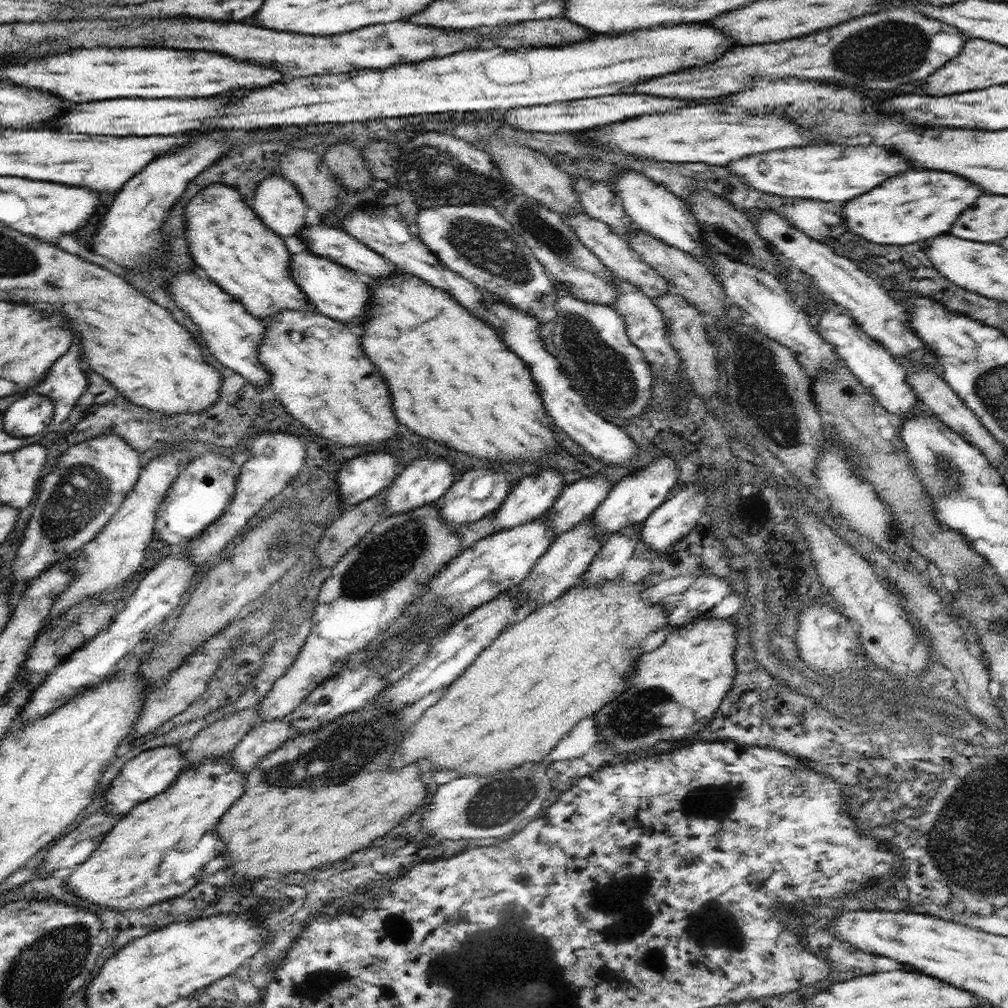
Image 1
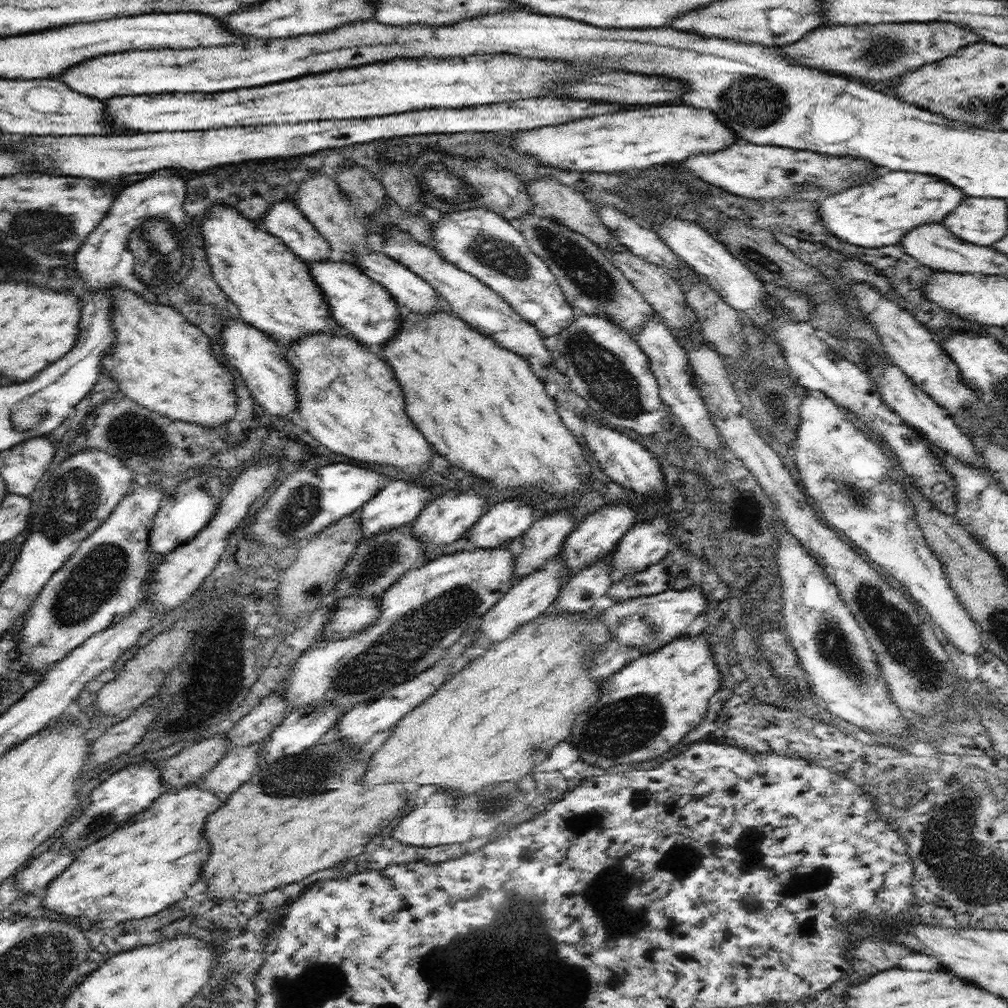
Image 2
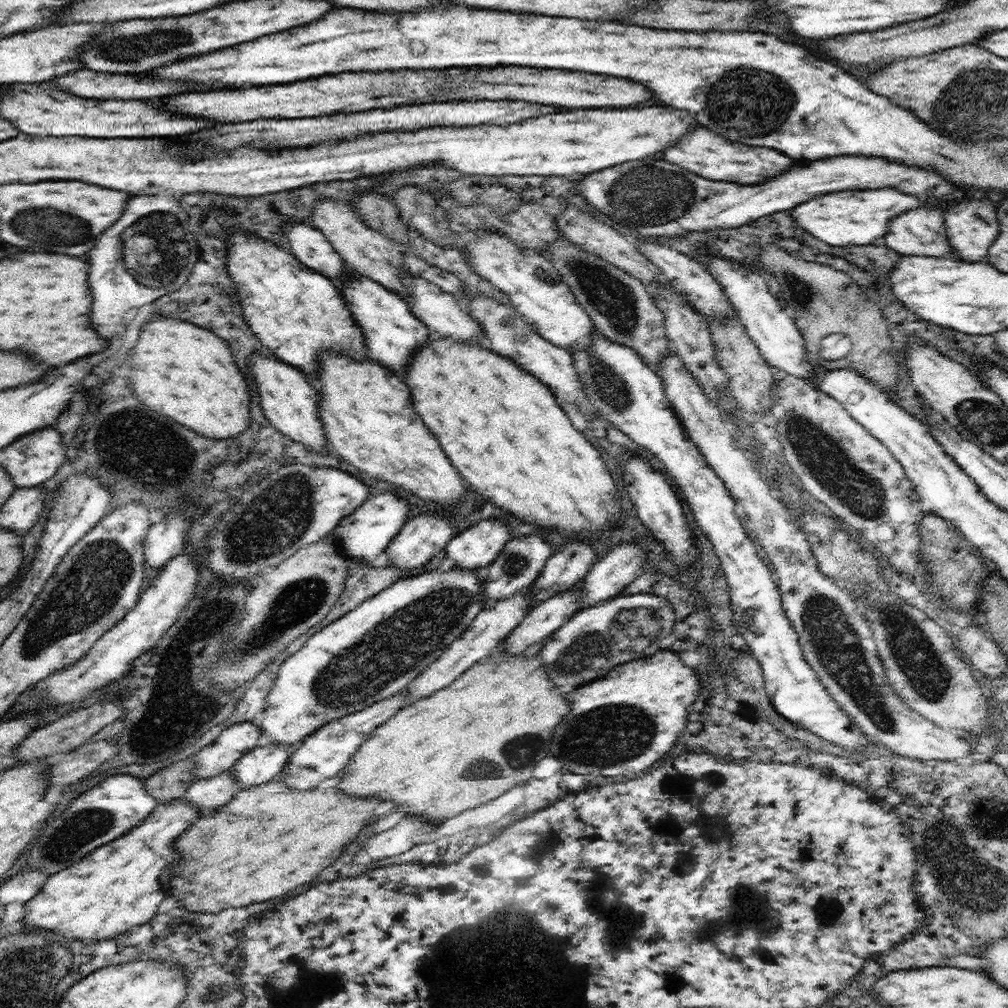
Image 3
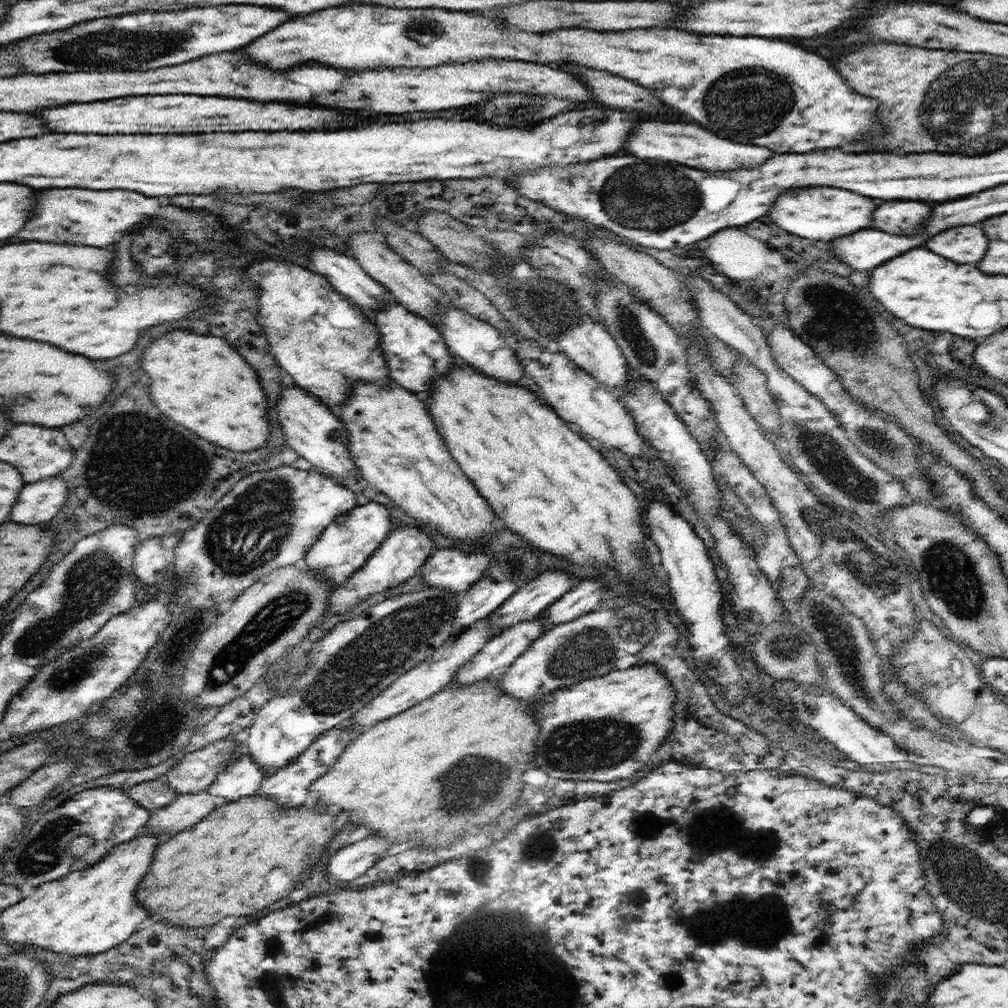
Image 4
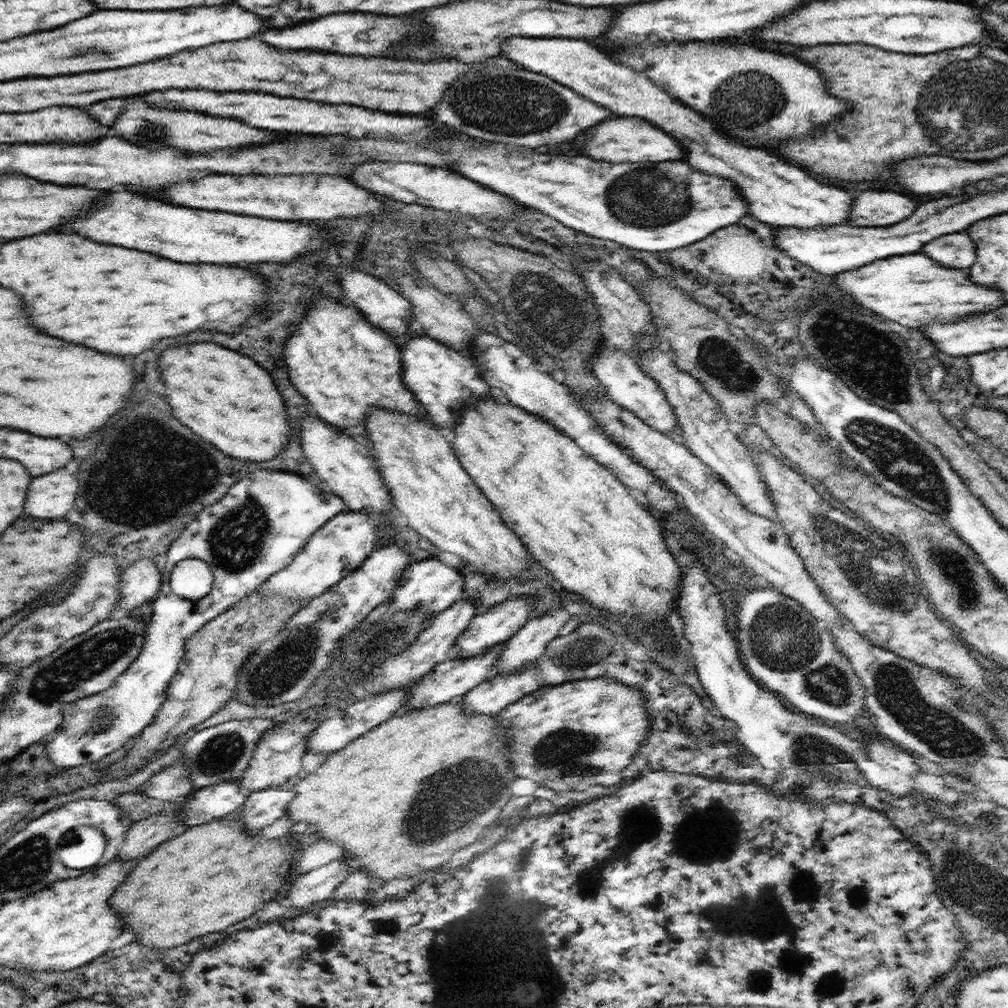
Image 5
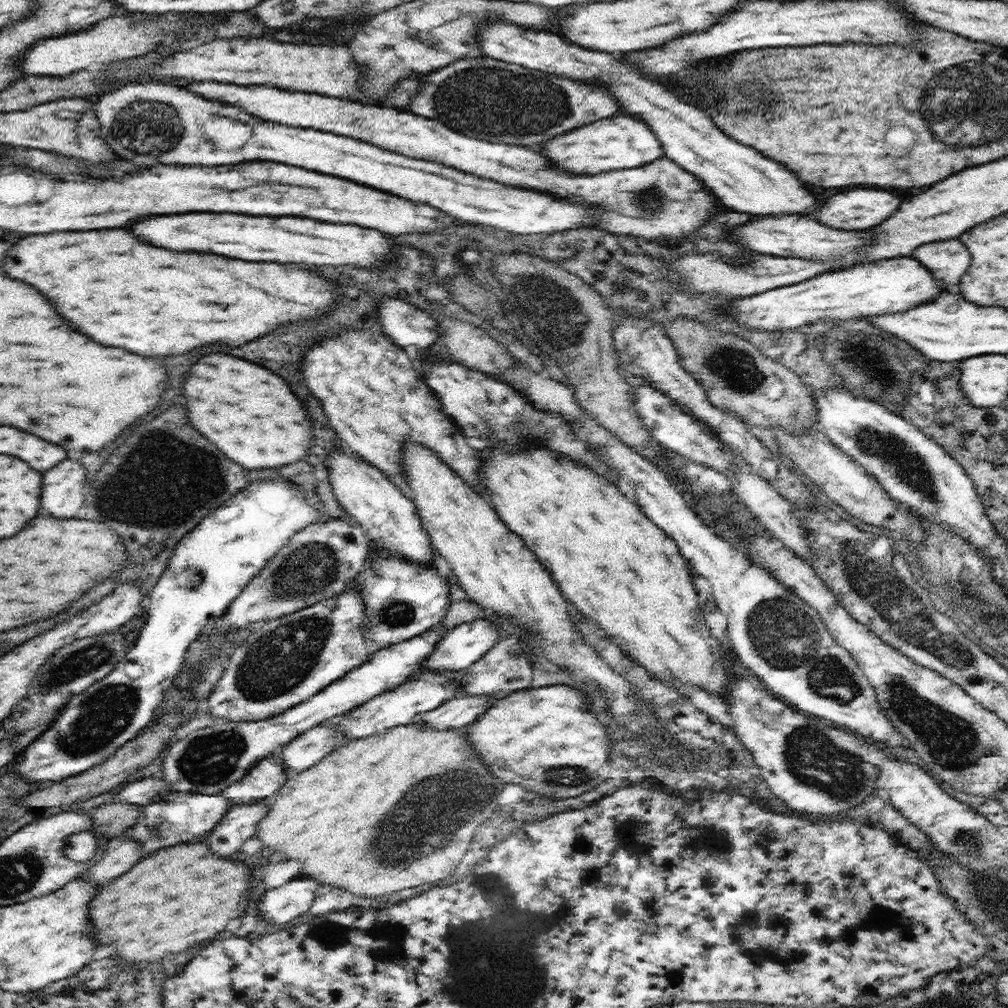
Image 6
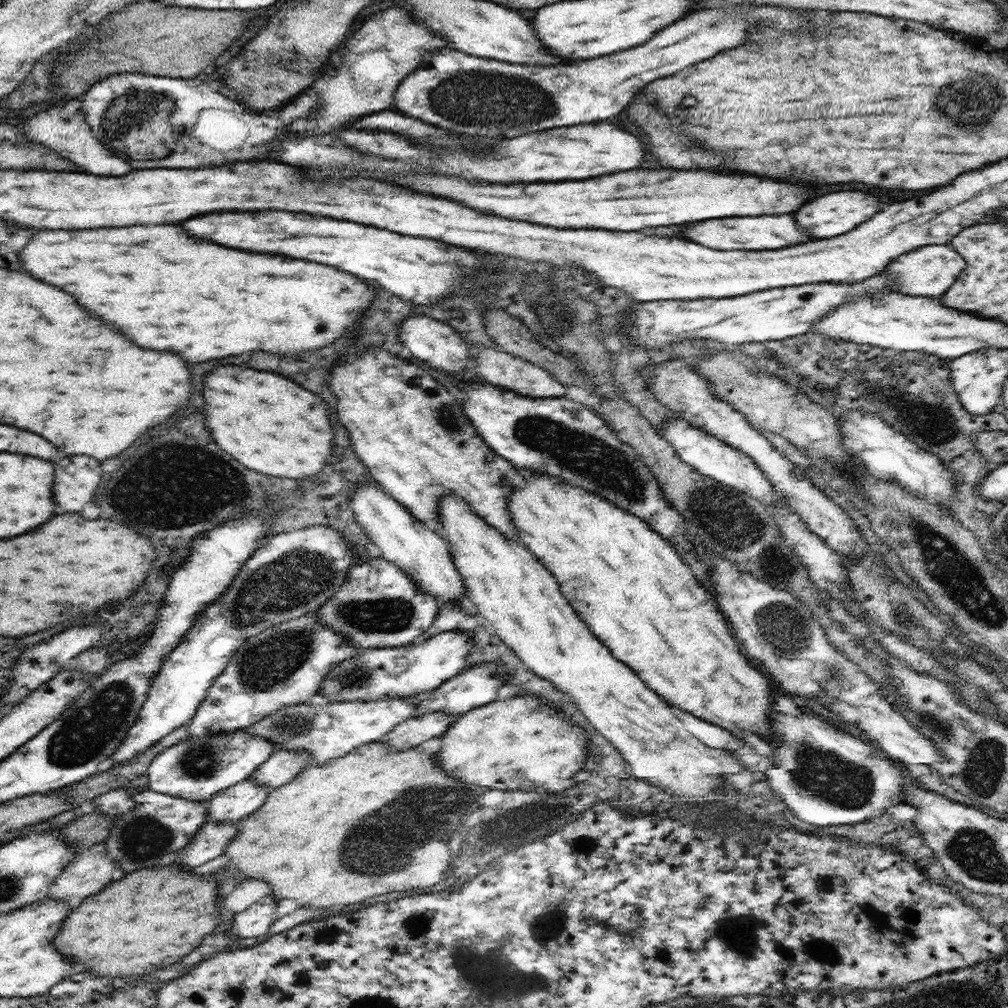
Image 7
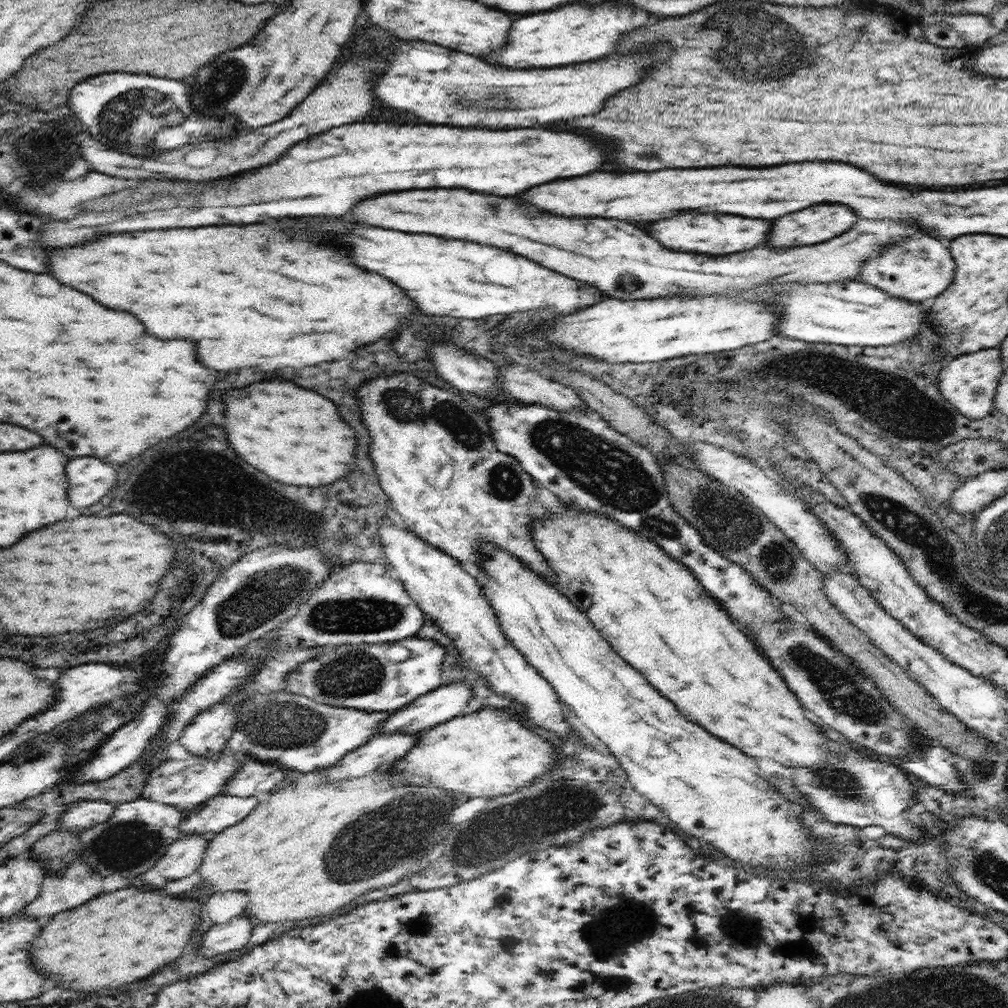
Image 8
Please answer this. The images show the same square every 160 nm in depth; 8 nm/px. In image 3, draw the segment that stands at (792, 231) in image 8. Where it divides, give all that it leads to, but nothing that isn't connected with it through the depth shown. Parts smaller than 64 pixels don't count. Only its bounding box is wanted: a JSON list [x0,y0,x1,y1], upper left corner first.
[886,208,958,258]

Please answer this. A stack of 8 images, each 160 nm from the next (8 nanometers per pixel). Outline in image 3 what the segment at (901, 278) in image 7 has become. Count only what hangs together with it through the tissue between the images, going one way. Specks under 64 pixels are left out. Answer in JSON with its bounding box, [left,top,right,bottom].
[946,200,998,262]

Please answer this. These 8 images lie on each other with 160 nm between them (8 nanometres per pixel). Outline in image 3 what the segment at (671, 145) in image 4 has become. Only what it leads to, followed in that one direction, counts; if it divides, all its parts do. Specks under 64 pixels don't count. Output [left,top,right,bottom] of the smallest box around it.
[662,126,794,185]

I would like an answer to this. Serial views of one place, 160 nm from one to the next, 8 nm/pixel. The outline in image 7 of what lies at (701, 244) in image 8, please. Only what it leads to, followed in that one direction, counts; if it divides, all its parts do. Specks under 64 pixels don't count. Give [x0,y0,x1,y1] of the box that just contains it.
[682,214,812,250]

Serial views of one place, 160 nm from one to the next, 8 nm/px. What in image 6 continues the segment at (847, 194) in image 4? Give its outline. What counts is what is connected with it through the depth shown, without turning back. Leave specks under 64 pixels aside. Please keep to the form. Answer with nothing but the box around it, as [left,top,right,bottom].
[478,20,820,216]

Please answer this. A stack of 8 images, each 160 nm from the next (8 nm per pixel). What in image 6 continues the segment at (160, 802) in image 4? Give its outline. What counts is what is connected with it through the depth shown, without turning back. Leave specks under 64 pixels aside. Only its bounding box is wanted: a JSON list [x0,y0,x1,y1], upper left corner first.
[92,801,142,841]

